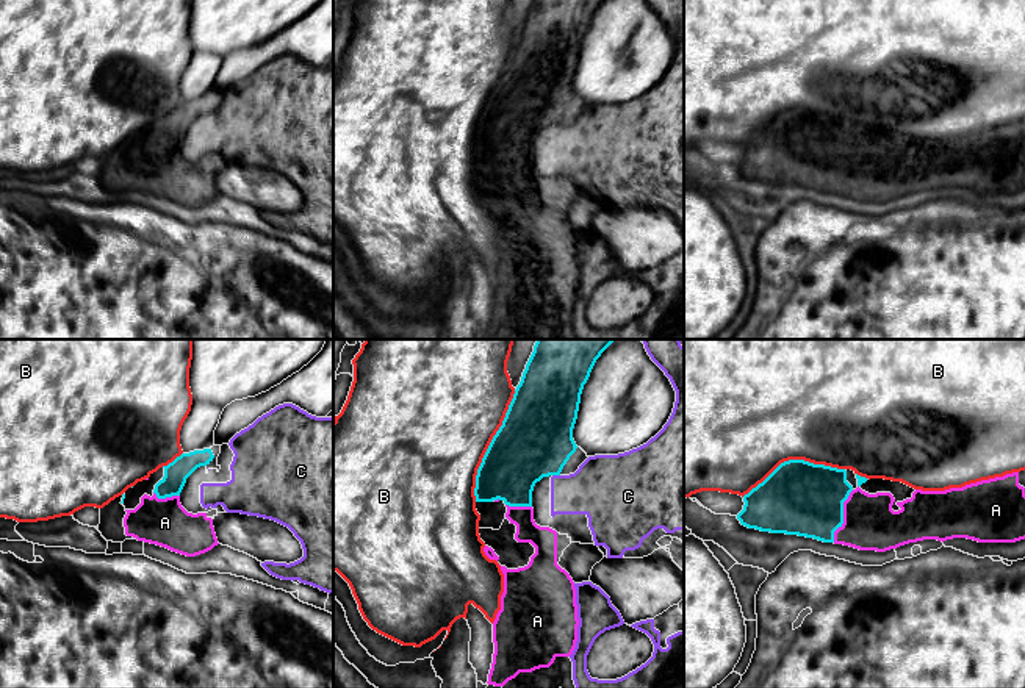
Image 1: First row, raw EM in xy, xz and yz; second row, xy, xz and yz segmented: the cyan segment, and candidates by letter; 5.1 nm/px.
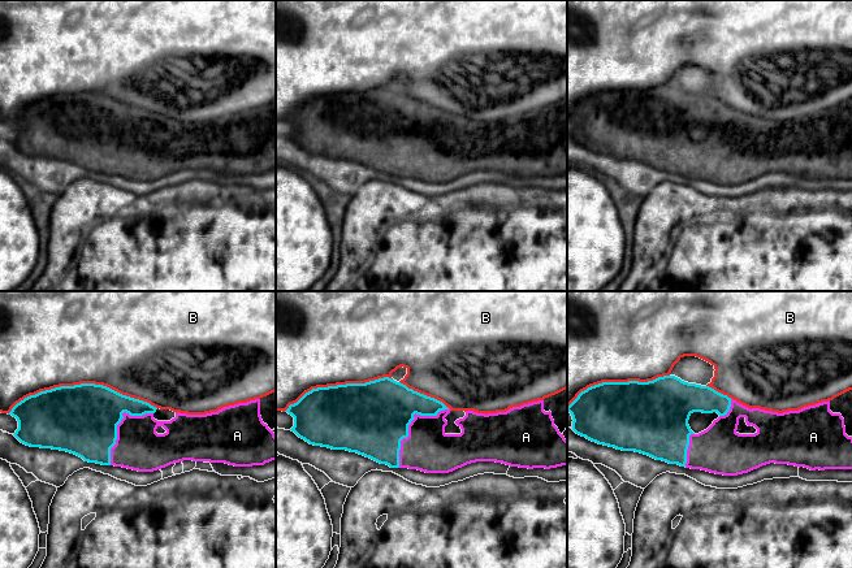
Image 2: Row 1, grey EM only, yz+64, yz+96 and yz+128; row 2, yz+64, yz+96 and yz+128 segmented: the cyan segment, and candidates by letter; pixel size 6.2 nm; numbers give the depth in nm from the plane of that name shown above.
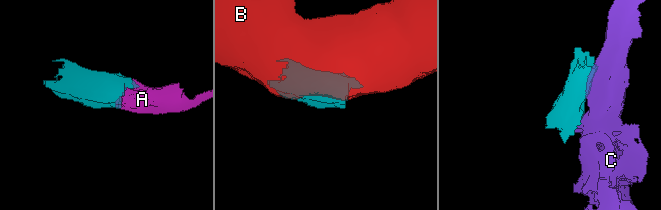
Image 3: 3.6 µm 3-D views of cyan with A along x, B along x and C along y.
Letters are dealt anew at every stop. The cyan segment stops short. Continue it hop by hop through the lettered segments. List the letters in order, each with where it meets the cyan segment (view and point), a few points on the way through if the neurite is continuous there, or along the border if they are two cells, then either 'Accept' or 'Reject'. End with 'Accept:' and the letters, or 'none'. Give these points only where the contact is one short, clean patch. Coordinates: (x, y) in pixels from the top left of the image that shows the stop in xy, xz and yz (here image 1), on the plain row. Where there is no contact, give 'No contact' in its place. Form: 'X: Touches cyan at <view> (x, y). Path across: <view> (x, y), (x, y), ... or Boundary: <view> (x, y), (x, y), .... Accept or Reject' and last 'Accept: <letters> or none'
A: Touches cyan at yz (842, 166). Accept
B: Touches cyan at xz (489, 96). Reject
C: Touches cyan at xz (556, 124). Reject
Accept: A

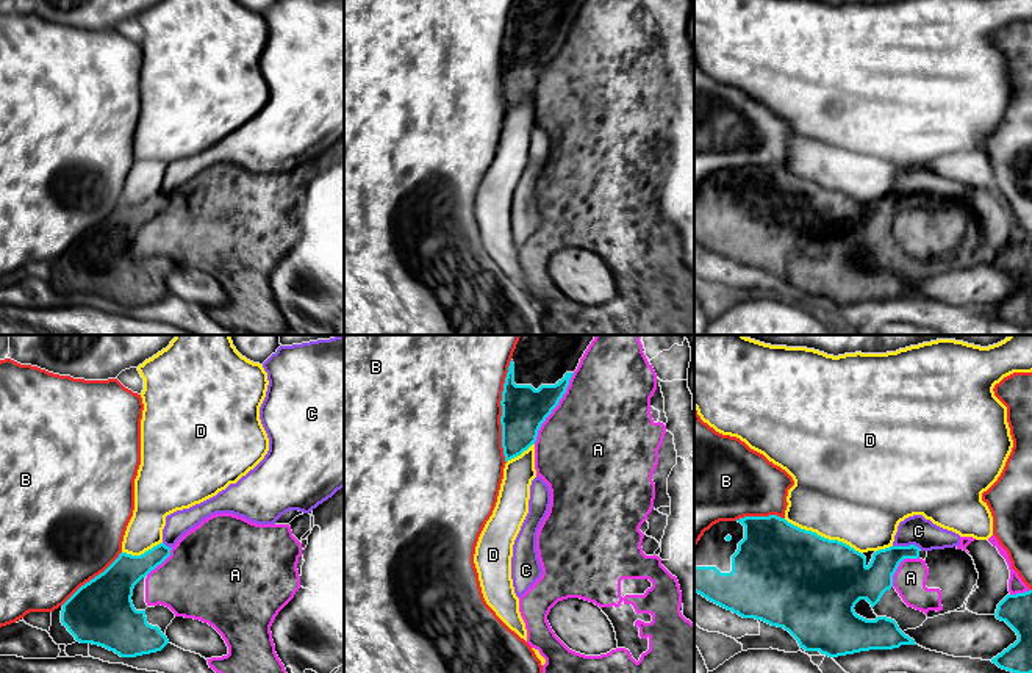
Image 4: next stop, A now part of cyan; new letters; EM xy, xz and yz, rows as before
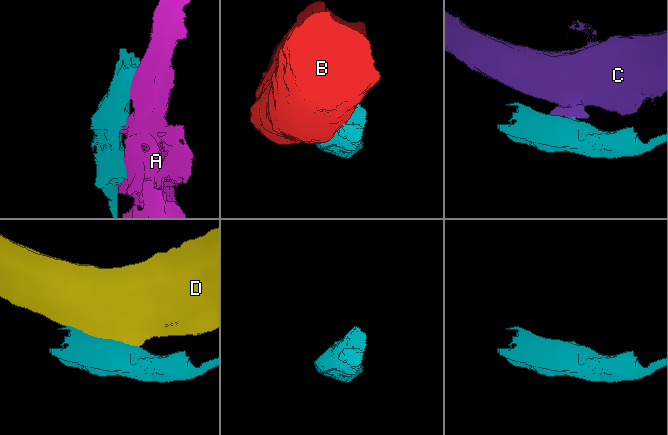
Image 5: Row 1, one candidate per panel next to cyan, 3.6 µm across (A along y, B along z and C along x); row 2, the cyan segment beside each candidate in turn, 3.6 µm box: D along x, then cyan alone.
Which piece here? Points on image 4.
A: Touches cyan at xz (554, 57). Reject
B: Touches cyan at xz (502, 61). Reject
C: Touches cyan at yz (907, 196). Reject
D: Touches cyan at yz (823, 187). Reject
Accept: none

